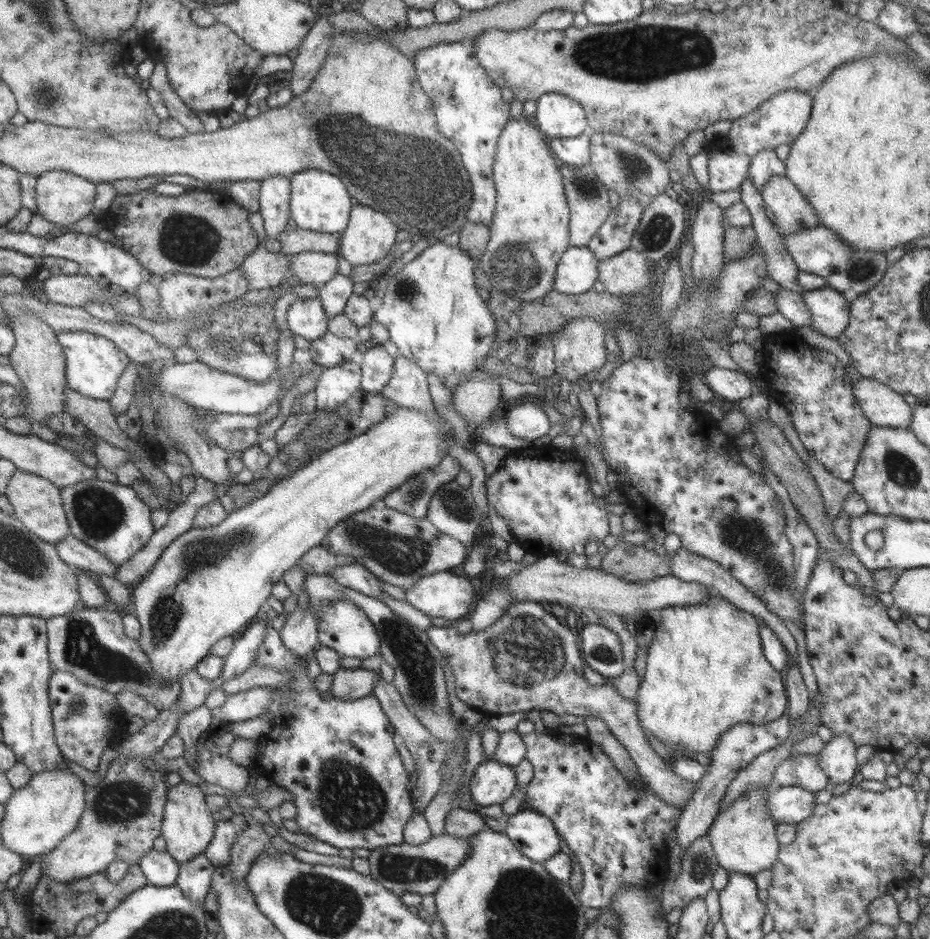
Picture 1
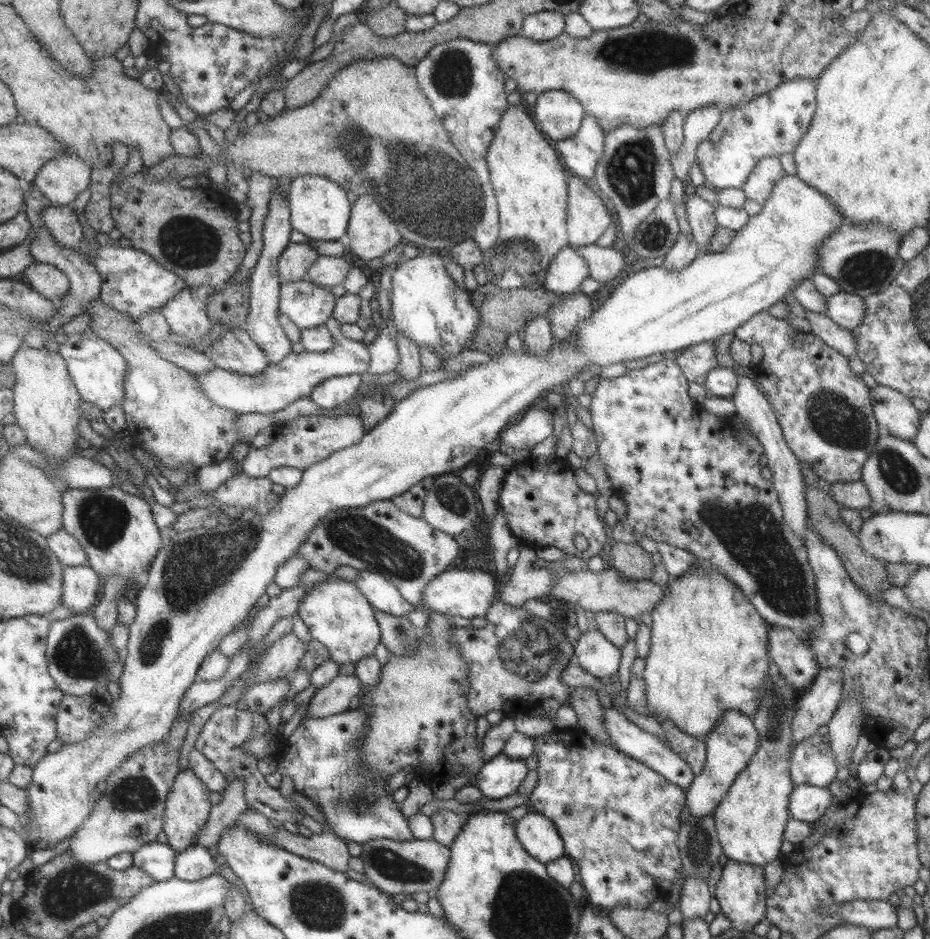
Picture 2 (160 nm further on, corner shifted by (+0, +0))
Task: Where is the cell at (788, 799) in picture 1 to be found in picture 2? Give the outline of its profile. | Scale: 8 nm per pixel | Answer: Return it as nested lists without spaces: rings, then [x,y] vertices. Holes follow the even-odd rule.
[[[795,785],[789,795],[787,814],[795,820],[813,824],[827,811],[829,805],[833,804],[831,799],[833,796],[826,787]]]

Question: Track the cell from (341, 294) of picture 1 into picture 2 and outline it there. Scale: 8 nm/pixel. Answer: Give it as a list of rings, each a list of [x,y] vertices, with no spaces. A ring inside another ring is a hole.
[[[329,316],[325,322],[326,328],[331,333],[333,348],[327,352],[289,352],[278,364],[268,365],[263,372],[249,376],[229,372],[221,368],[211,369],[209,372],[192,374],[204,392],[218,407],[226,408],[236,413],[269,415],[283,410],[291,402],[304,396],[309,396],[311,391],[322,380],[333,376],[347,374],[363,374],[369,369],[369,352],[361,343],[349,340],[341,335],[339,323]]]

